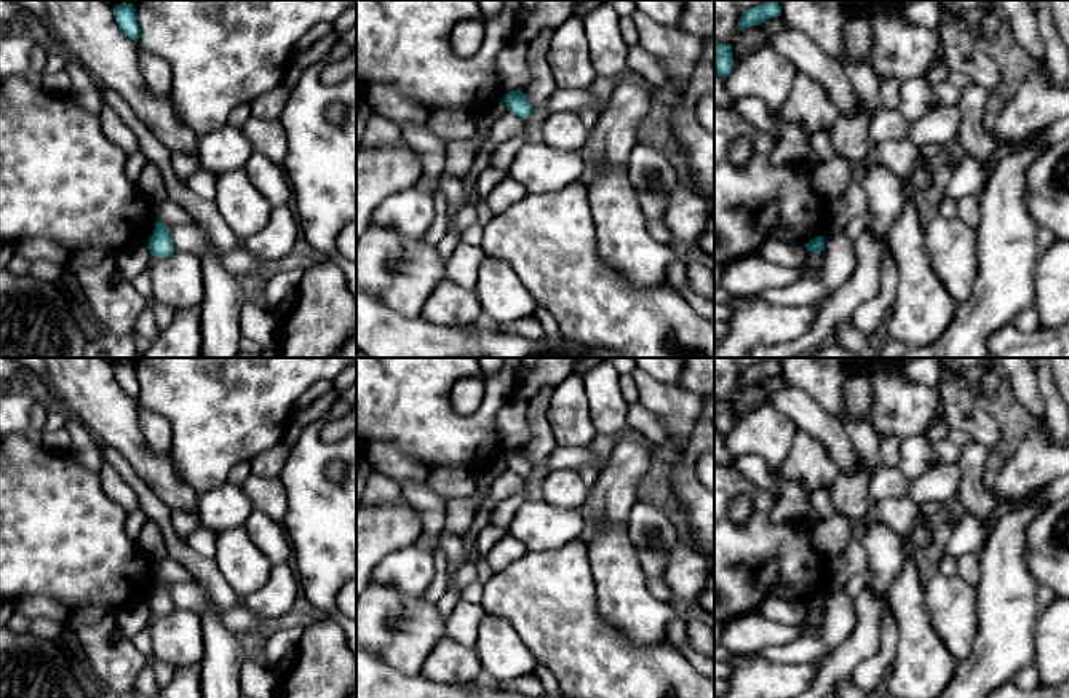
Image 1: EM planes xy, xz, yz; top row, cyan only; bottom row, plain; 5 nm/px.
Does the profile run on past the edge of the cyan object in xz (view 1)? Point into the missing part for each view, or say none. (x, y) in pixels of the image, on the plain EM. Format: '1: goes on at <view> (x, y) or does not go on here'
1: does not go on here

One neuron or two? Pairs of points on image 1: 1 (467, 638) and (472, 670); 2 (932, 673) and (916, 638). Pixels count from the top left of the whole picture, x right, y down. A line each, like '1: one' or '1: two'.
1: two
2: one

